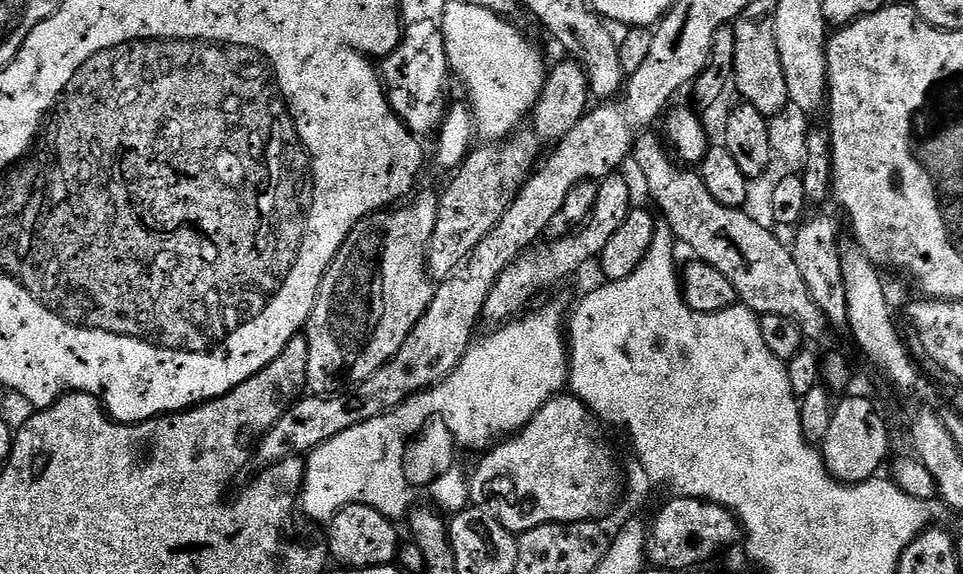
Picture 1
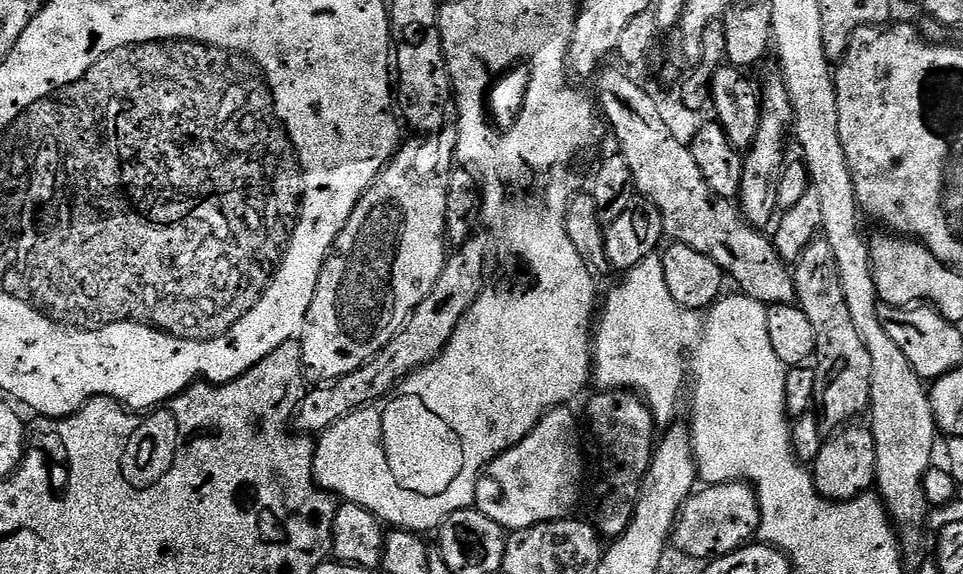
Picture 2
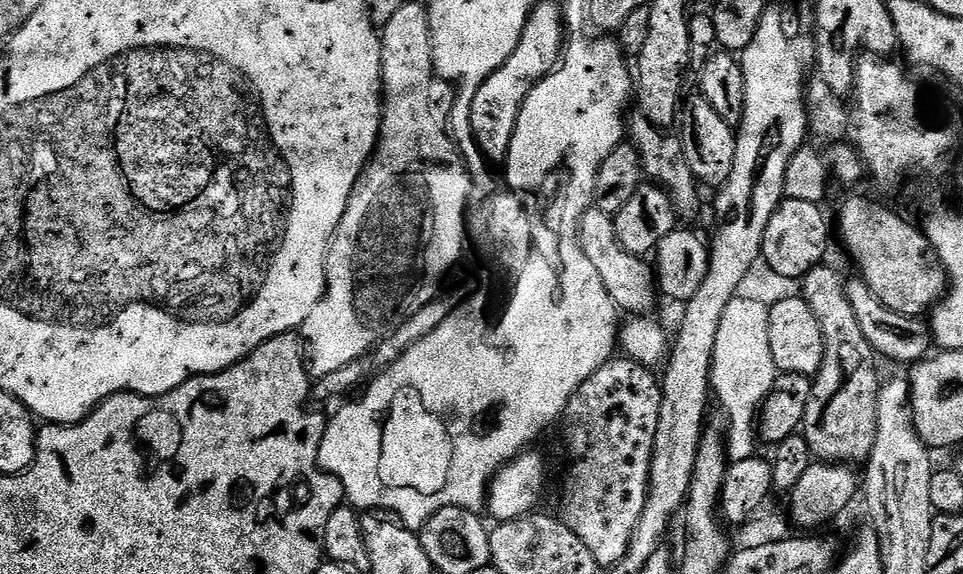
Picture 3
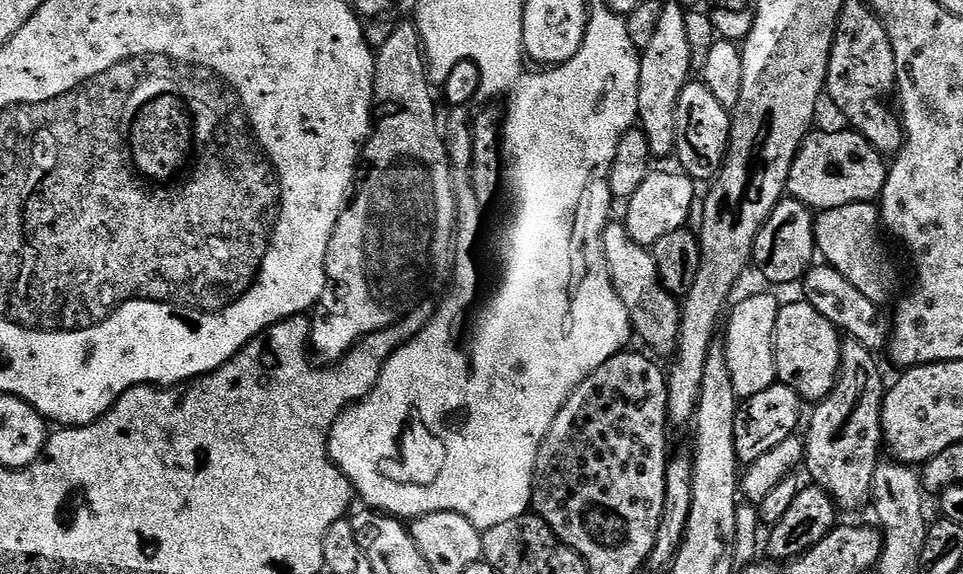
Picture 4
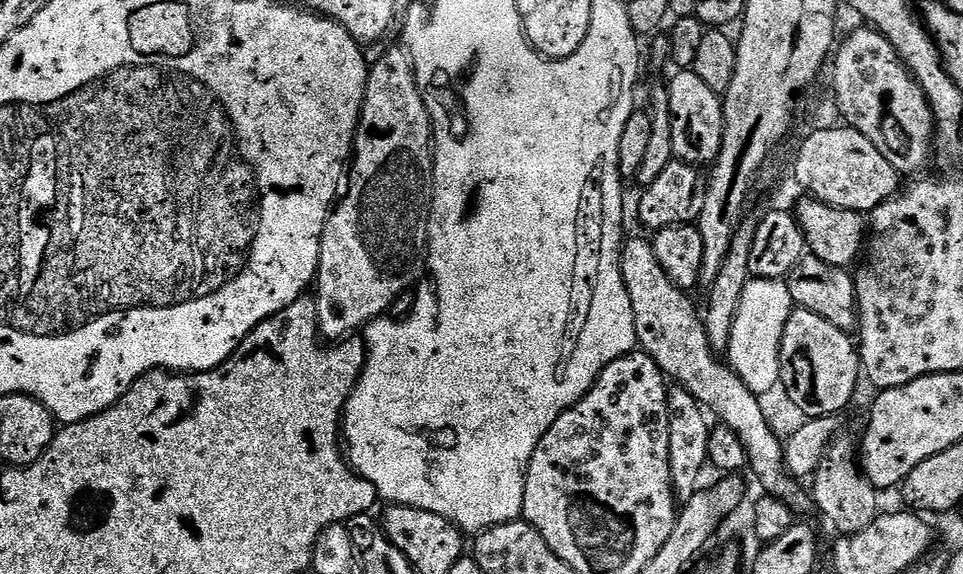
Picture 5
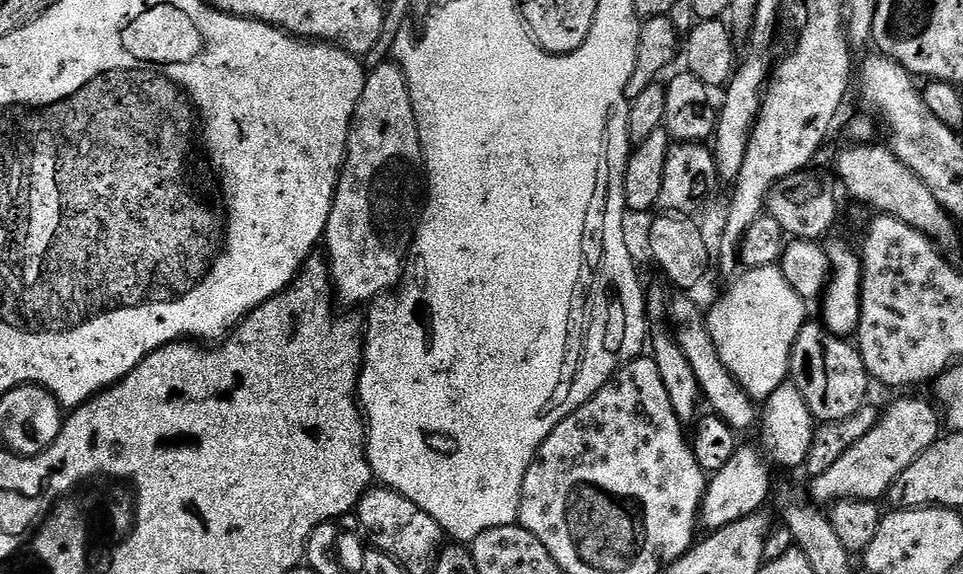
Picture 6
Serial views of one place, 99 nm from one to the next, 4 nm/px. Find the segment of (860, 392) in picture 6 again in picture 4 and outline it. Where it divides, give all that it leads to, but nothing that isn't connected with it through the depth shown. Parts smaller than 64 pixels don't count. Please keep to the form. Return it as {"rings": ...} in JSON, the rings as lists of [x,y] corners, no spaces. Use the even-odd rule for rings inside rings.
{"rings":[[[807,300],[794,302],[793,304],[781,304],[780,313],[776,319],[776,333],[772,335],[772,348],[776,351],[776,378],[779,383],[790,386],[790,390],[797,392],[806,402],[819,402],[824,400],[830,394],[830,390],[834,390],[836,379],[840,377],[840,346],[842,343],[841,333],[826,318],[822,318],[822,314],[818,314],[818,310],[814,310],[814,306],[810,306]]]}

